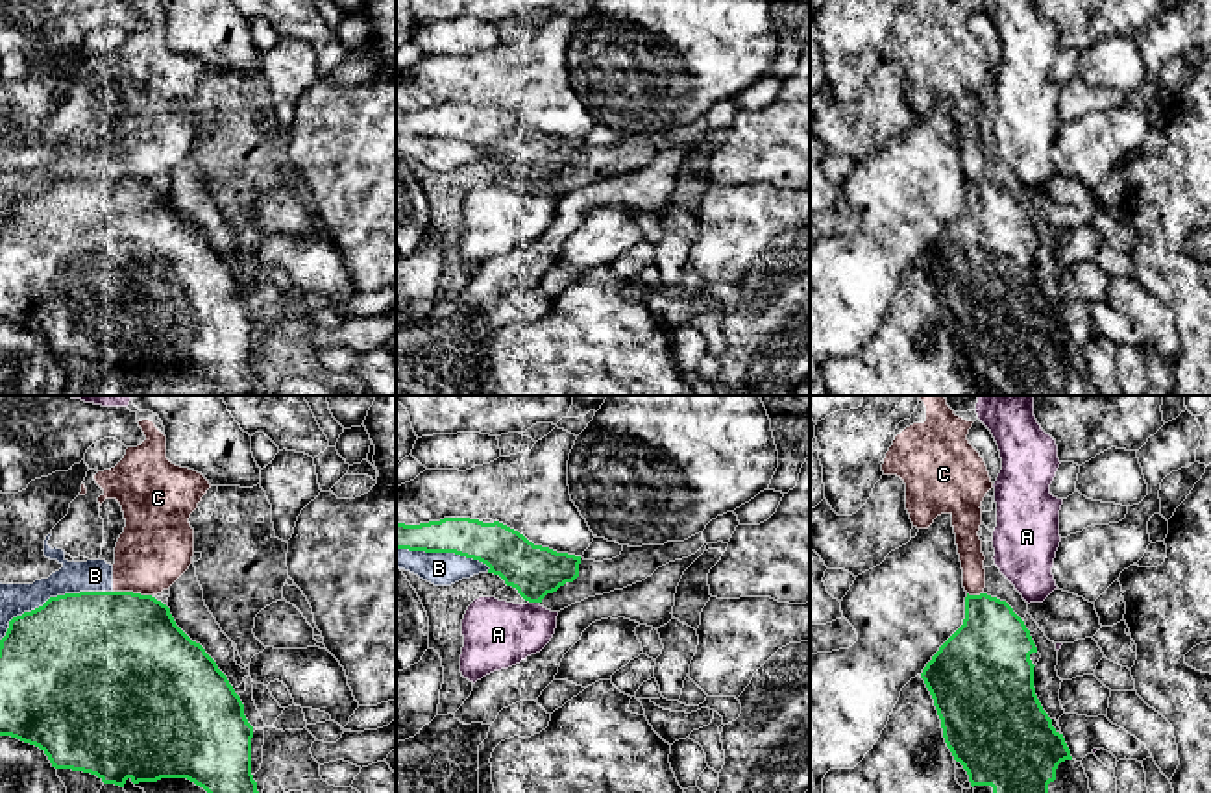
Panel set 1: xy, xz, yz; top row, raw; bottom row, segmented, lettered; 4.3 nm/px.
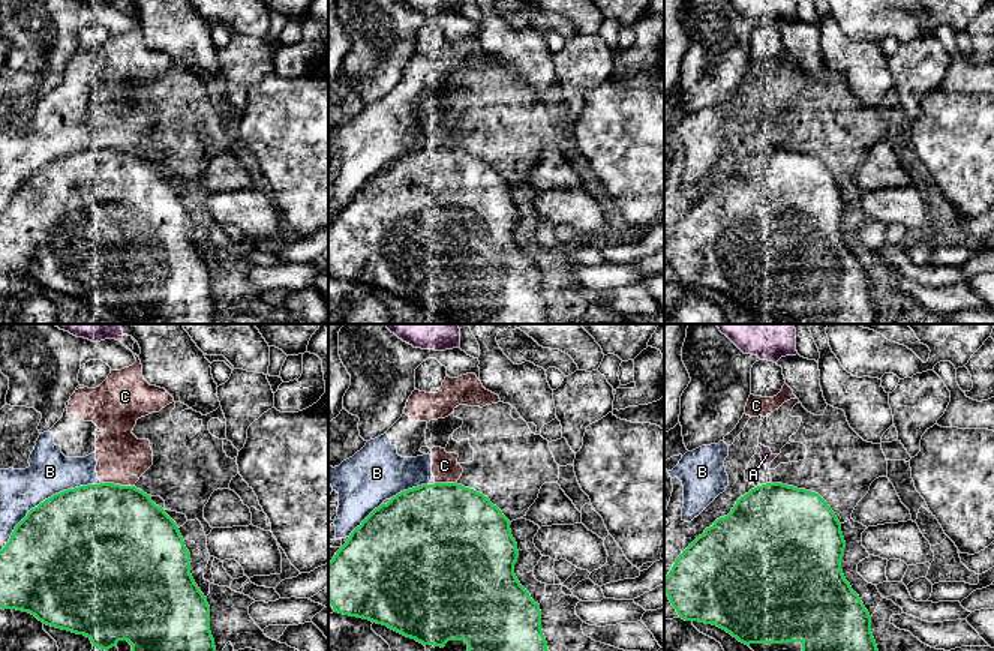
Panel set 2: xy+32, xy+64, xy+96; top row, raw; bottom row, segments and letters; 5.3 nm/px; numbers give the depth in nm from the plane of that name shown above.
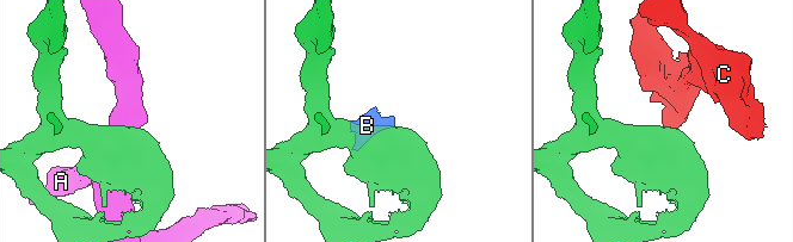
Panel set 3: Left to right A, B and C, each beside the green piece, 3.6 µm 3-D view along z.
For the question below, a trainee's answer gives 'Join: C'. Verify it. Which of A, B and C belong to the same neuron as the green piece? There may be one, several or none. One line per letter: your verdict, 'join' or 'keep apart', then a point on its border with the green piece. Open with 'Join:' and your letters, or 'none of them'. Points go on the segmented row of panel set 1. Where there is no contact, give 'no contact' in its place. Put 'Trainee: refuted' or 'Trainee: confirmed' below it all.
Join: none of them
A: keep apart; contact xz (535, 601)
B: keep apart; contact xy (50, 597)
C: keep apart; contact xy (132, 592)
Trainee: refuted

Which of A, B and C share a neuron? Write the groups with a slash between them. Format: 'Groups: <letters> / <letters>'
Groups: A / B C

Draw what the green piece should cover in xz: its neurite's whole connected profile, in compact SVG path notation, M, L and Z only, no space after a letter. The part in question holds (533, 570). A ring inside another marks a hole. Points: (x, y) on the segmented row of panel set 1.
M444 518L420 525L396 521L396 549L455 553L486 564L529 603L579 577L581 556L534 545L518 531L494 521Z

